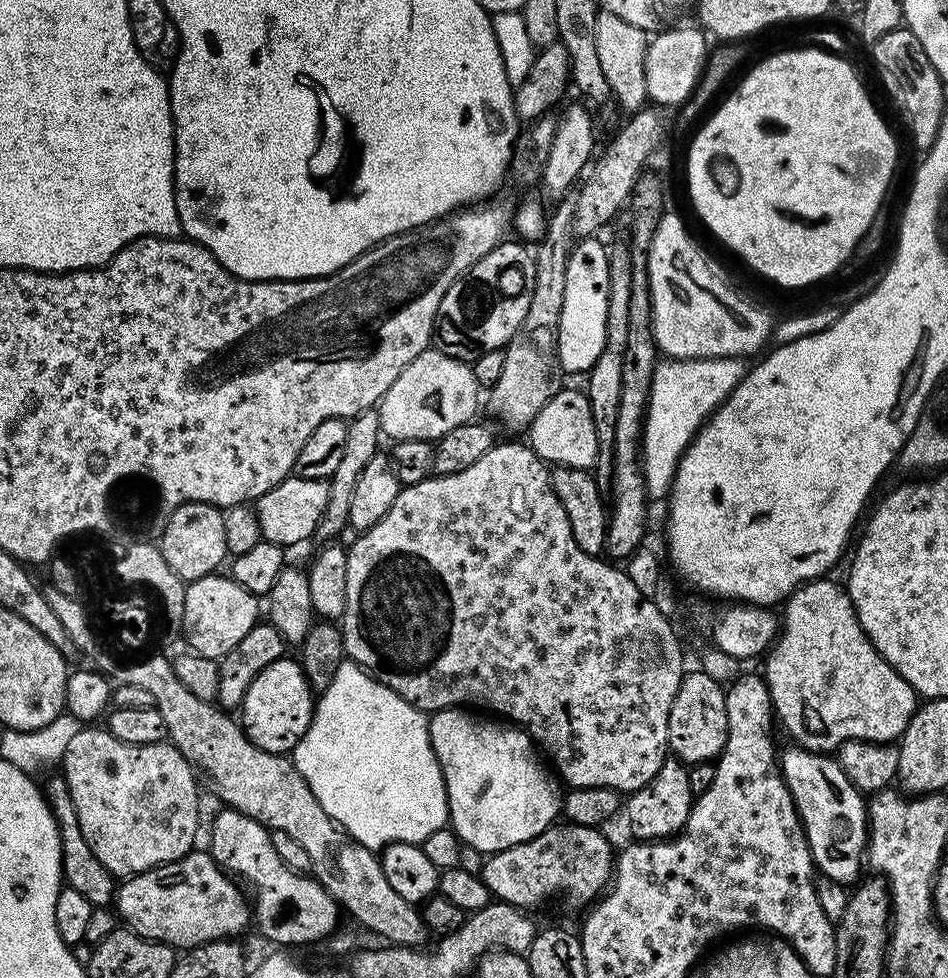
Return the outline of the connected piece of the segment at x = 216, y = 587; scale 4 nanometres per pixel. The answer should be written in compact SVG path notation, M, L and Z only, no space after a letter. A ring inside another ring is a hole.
M213 574L204 576L200 580L193 580L187 585L188 593L184 599L184 623L186 625L186 638L192 643L191 651L198 656L205 656L214 661L219 661L230 650L234 650L234 646L238 646L242 642L242 638L246 638L246 634L250 634L250 630L261 619L262 604L259 604L257 593L246 590L242 585L233 580L231 575Z

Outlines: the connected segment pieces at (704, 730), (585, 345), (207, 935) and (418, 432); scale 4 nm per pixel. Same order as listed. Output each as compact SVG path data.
M701 670L685 671L682 682L678 686L678 694L674 694L674 706L670 706L670 726L668 727L668 746L671 755L686 766L706 764L715 761L720 751L726 746L728 737L728 719L726 718L725 685L719 684L710 675Z
M597 237L581 239L577 247L571 249L566 274L566 294L563 295L562 317L559 318L559 333L556 336L557 363L568 372L588 374L598 356L602 354L607 338L608 295L614 287L612 268L608 265L608 252Z
M193 850L172 863L127 877L121 888L119 885L114 904L123 918L121 921L131 931L176 950L239 937L239 932L250 924L249 897L245 889L216 863L211 851L200 851Z
M432 346L428 351L418 354L418 358L414 358L406 370L402 370L398 382L394 382L384 396L383 408L382 432L385 437L393 436L396 442L439 442L450 430L469 423L475 417L472 415L482 408L482 386L478 378L474 378L471 363L463 364Z

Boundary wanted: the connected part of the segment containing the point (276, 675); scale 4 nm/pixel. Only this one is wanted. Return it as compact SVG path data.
M281 658L270 662L270 666L266 666L266 670L262 670L262 674L258 674L252 679L244 695L242 727L252 743L267 752L291 753L296 743L308 733L308 727L311 726L314 719L314 689L308 681L307 674L301 667L301 661L296 658L294 660L288 659Z

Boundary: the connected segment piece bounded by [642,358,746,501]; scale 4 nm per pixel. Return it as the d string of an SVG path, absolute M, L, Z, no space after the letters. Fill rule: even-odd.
M709 358L707 360L661 359L653 370L646 419L642 435L642 471L653 501L669 495L676 465L684 451L692 445L704 421L728 399L746 375L746 364L740 358Z

